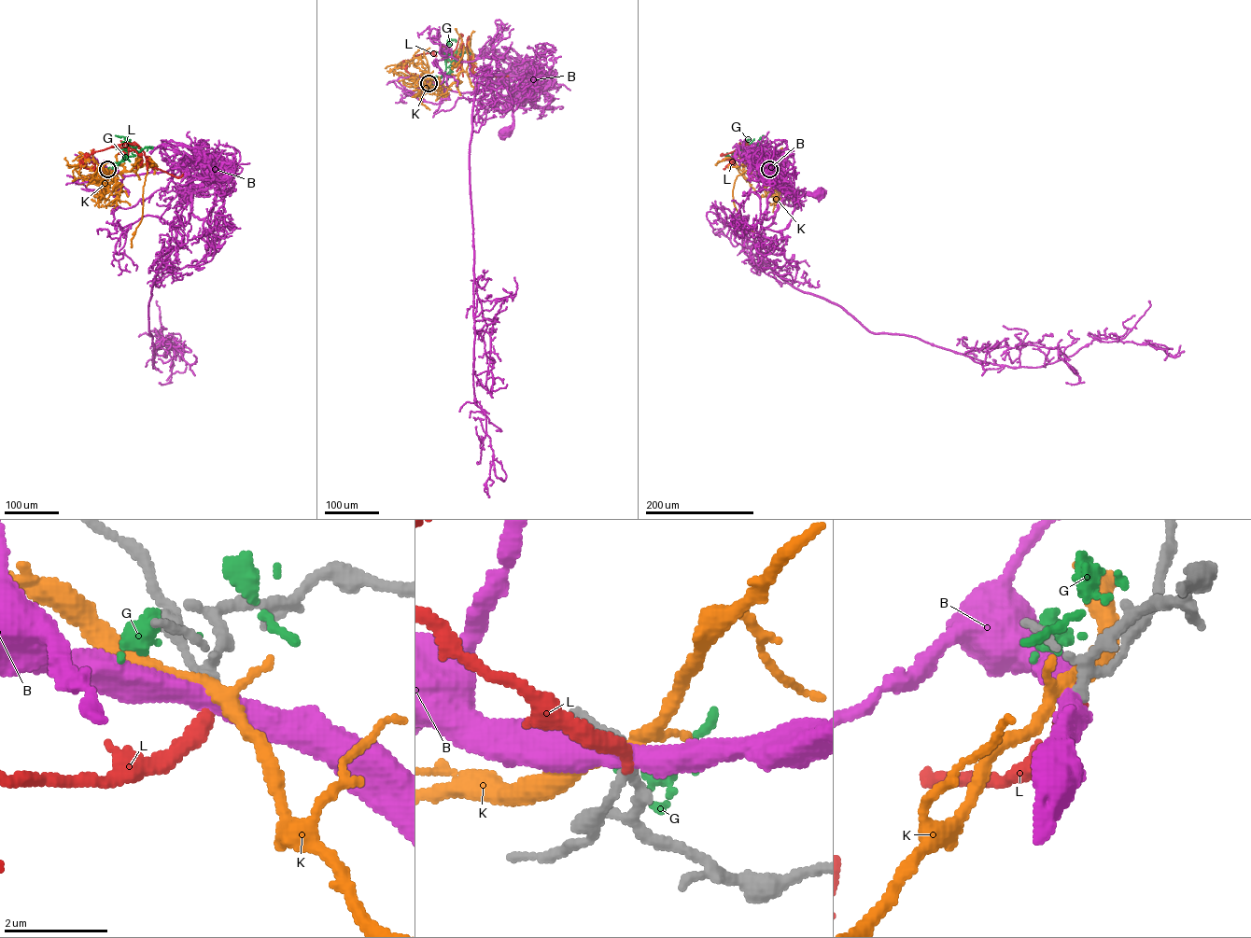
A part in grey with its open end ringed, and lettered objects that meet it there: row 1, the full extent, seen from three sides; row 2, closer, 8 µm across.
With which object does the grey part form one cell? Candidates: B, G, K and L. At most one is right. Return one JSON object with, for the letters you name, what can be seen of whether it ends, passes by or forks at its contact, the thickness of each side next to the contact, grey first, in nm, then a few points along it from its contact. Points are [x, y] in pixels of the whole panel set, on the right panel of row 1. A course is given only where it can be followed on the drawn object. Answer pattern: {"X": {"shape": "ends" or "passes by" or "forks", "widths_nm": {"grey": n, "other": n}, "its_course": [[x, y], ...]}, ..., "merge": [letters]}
{"L": {"shape": "ends", "widths_nm": {"grey": 150, "other": 280}, "its_course": [[769, 169], [757, 168], [738, 145], [737, 149], [722, 154]]}, "merge": ["L"]}

